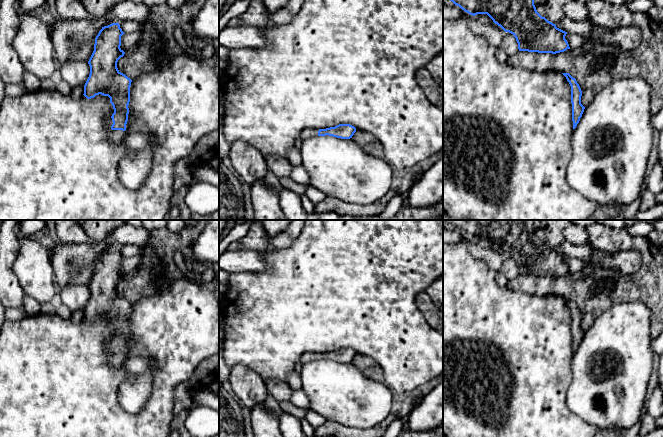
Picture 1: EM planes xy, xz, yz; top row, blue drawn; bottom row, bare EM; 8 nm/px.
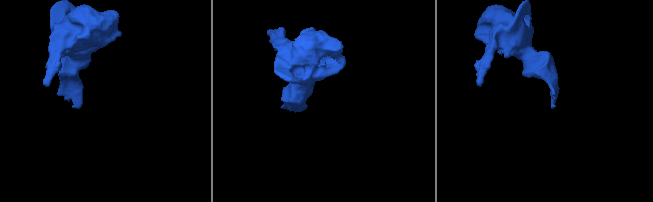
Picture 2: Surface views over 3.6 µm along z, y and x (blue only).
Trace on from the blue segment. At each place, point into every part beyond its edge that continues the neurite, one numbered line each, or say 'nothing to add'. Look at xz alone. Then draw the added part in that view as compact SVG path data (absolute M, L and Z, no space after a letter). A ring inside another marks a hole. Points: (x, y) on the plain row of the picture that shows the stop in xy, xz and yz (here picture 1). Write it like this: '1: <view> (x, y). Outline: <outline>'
1: xz (306, 357). Outline: M304 353L299 359L301 363L318 360L319 353Z

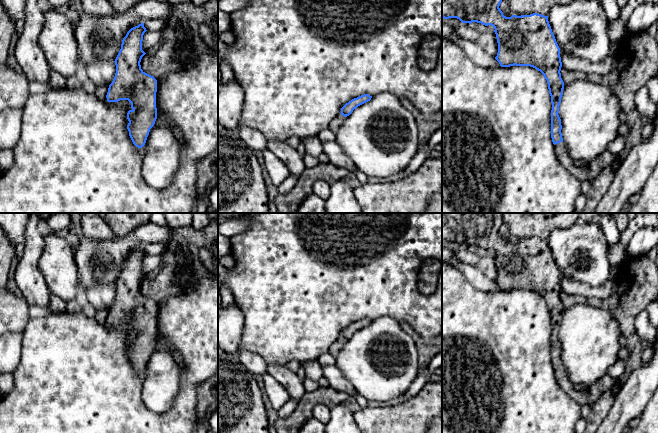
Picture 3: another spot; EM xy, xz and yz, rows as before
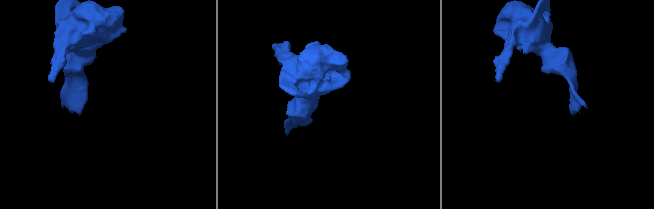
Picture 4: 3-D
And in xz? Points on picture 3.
1: xz (335, 348). Outline: M343 339L334 342L329 349L329 353L334 357L337 357L344 344L345 344L345 340Z

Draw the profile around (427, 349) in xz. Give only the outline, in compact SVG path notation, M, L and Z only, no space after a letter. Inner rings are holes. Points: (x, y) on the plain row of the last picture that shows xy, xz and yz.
M442 334L429 340L424 340L420 337L417 345L419 372L421 372L442 351Z

